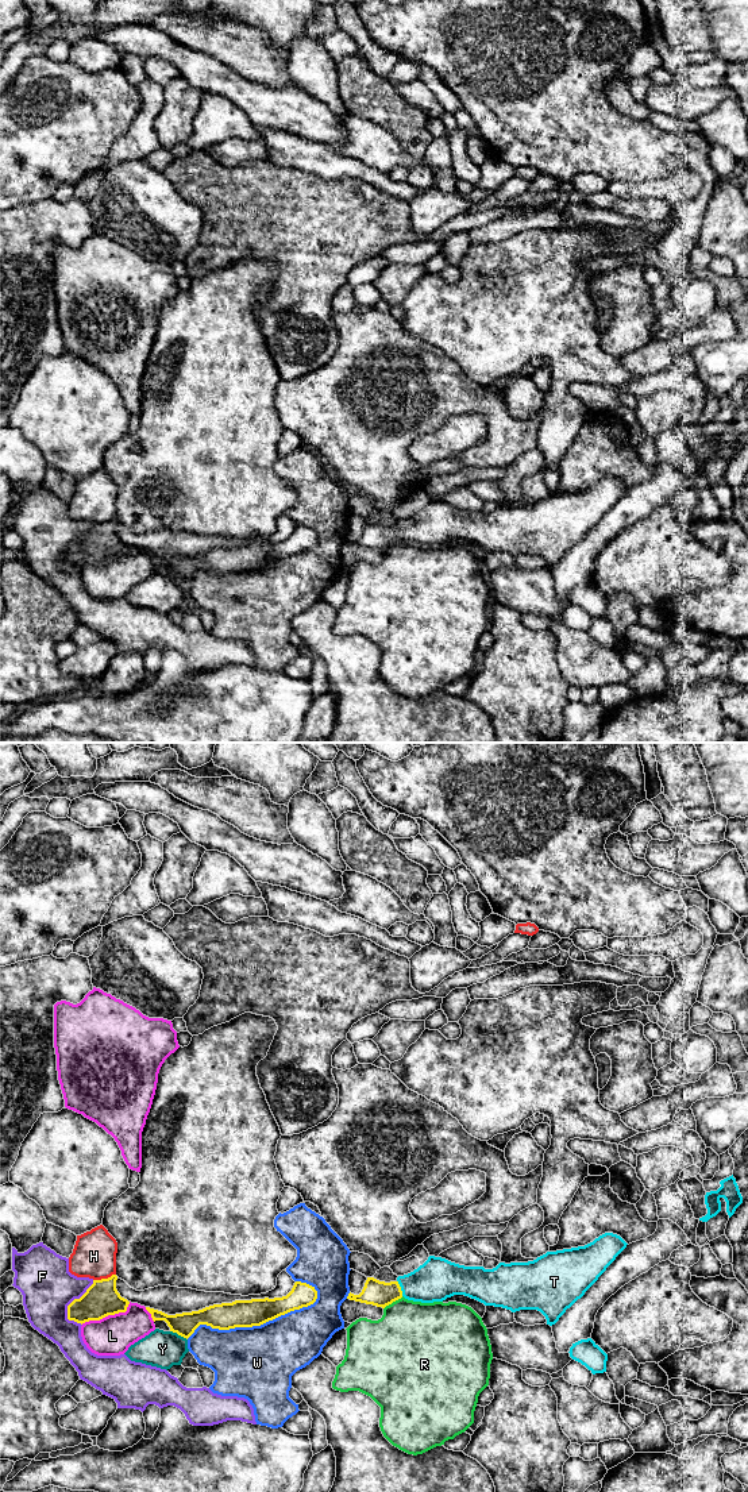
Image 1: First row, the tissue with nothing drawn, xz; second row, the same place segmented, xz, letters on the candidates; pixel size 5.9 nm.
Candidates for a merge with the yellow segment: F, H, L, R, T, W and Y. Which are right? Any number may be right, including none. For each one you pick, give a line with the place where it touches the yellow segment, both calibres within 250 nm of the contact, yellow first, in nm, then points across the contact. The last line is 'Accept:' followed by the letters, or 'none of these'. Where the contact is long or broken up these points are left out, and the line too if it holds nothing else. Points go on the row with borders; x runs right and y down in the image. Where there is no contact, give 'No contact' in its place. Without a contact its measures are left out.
T: Touches yellow at xz (400, 1288). Thickness 150 nm (yellow) against 260 nm. Path across: xz (376, 1292), (390, 1292), (400, 1288), (421, 1286), (438, 1279)
Accept: T

